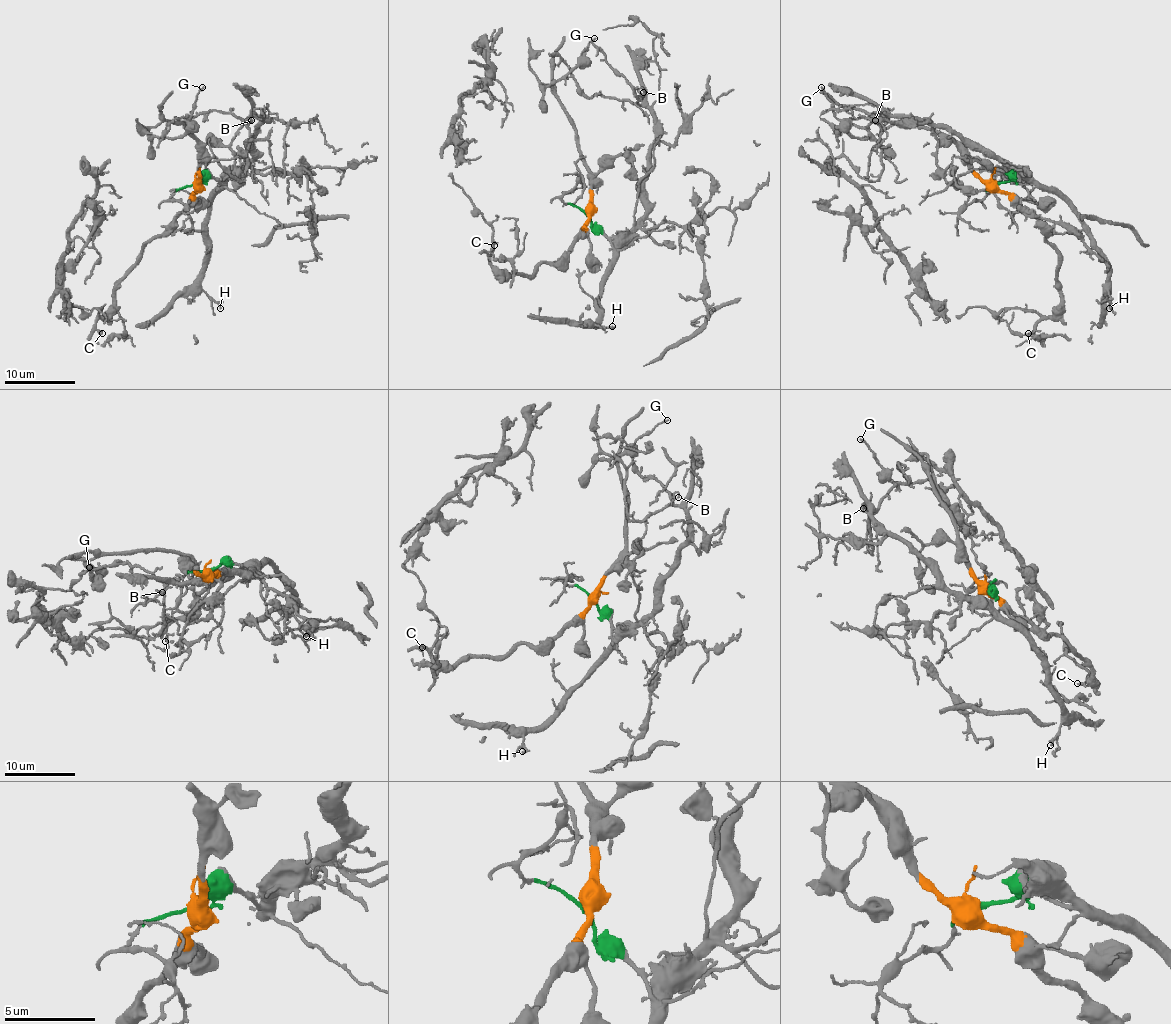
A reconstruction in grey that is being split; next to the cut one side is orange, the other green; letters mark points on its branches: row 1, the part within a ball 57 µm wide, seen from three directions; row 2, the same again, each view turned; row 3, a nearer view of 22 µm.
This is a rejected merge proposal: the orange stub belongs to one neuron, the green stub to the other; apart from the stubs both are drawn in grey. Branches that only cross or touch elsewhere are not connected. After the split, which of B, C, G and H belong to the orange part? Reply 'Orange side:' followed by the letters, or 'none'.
Orange side: C, G

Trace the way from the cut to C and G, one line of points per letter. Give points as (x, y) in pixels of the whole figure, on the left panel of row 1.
C: (196, 182), (194, 200), (150, 240), (115, 291), (115, 305), (95, 323), (102, 333)
G: (196, 182), (197, 142), (183, 124), (162, 120), (148, 131), (178, 138), (187, 129), (194, 101), (203, 87)

